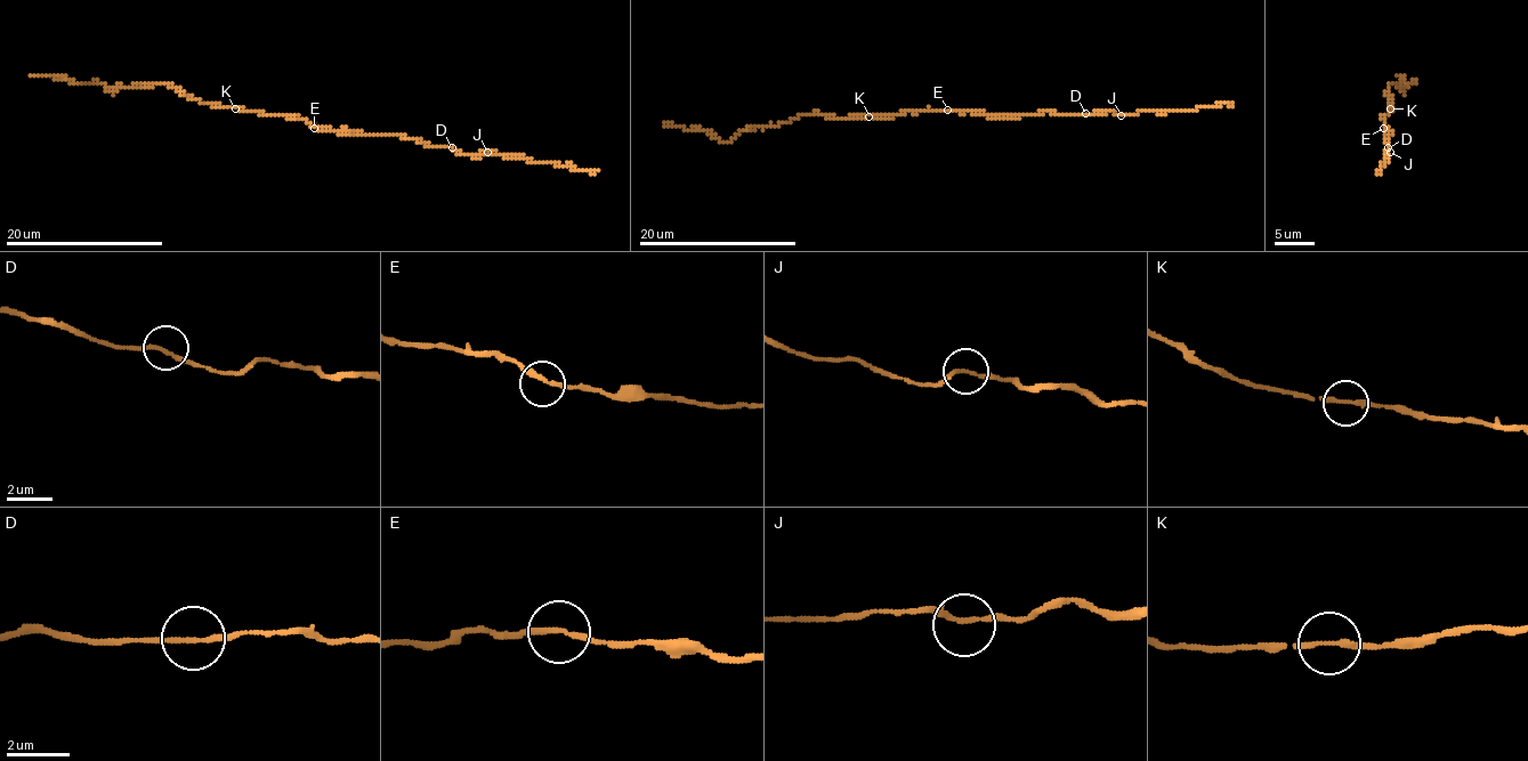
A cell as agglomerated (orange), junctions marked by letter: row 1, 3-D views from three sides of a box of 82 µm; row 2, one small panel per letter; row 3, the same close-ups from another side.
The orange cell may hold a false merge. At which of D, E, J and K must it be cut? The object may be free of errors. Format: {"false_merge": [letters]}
{"false_merge": []}

